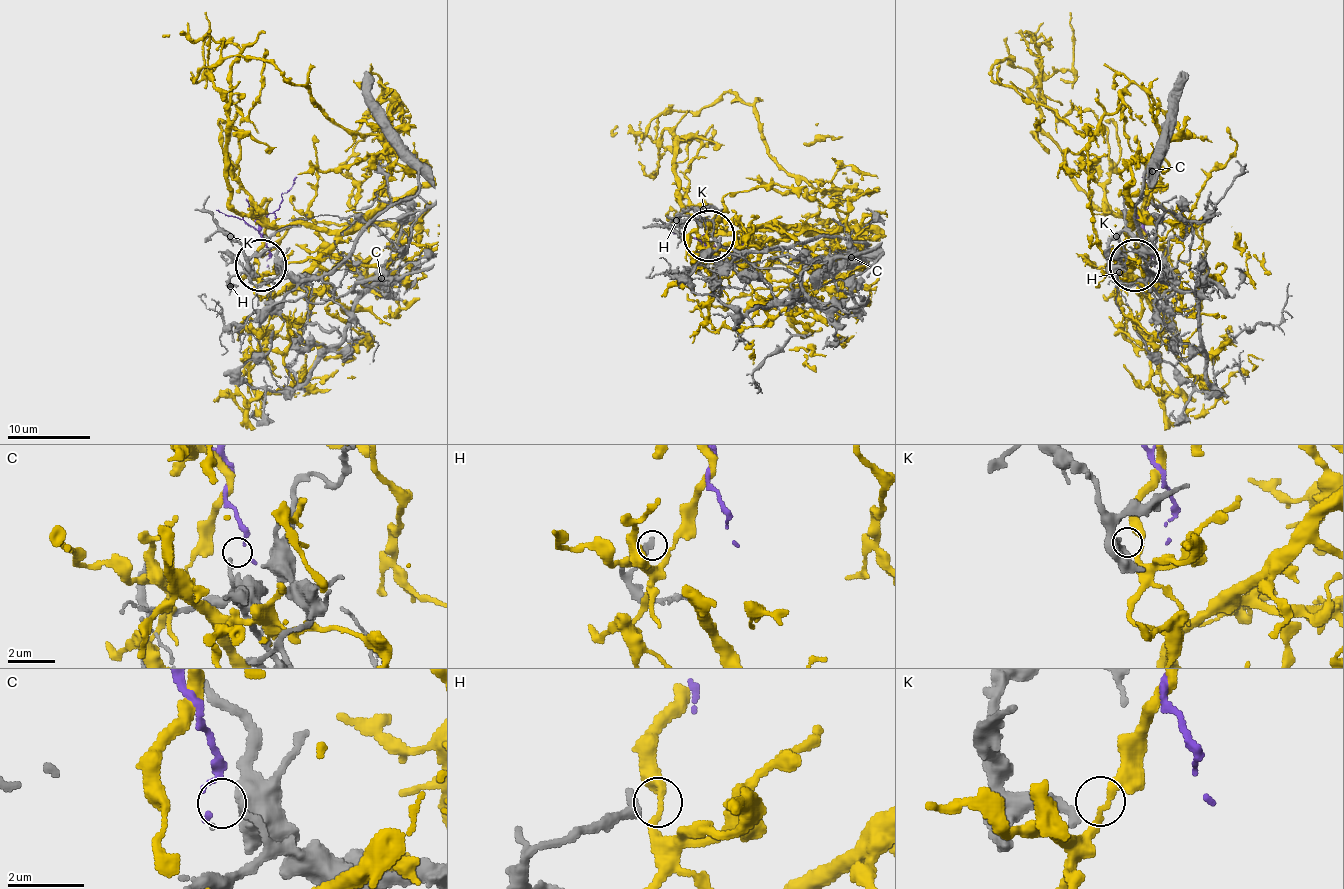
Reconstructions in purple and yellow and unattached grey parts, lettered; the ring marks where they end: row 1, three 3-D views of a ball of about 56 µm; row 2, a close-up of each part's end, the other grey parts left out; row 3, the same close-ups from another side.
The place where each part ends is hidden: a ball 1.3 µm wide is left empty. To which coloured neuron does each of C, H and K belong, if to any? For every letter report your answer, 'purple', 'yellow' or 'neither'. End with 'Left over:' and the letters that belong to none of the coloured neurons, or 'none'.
C: purple
H: neither
K: yellow
Left over: H

